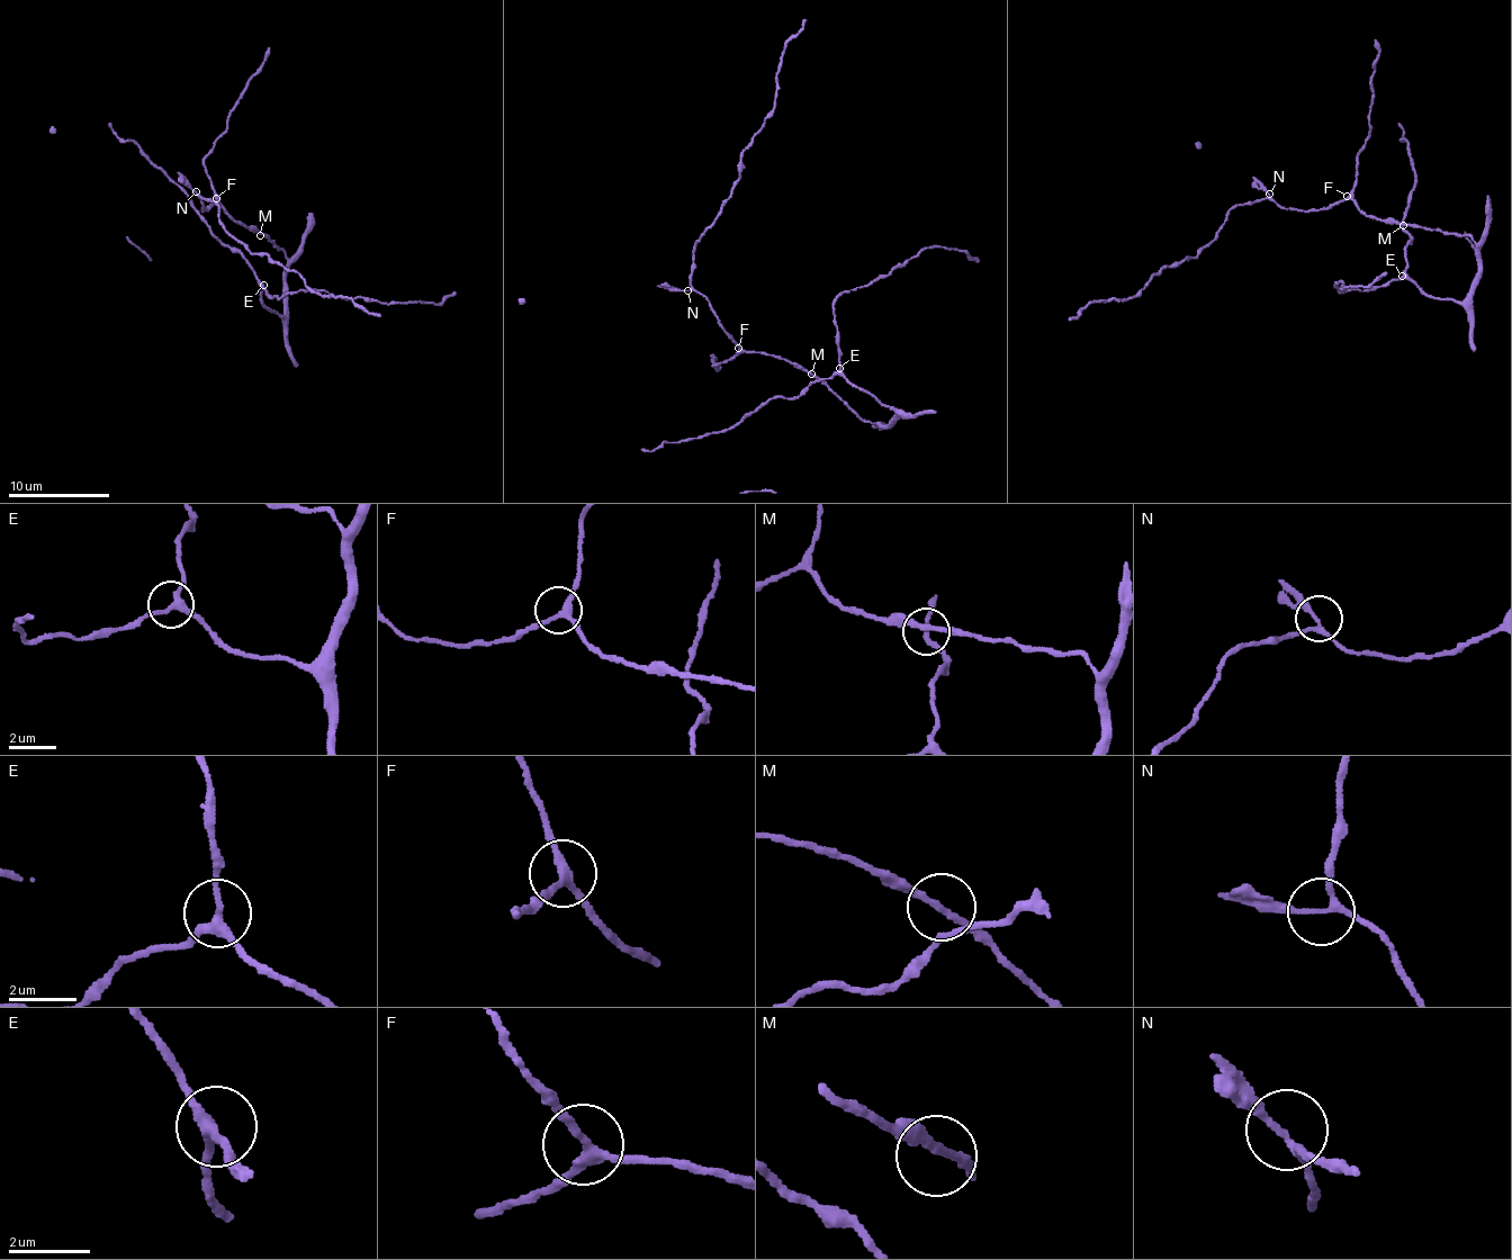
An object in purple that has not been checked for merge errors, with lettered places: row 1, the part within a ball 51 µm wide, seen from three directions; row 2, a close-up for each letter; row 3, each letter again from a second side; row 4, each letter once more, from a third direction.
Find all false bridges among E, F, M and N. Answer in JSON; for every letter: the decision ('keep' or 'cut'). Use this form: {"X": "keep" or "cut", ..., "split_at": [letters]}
{"E": "keep", "F": "keep", "M": "keep", "N": "keep", "split_at": []}

